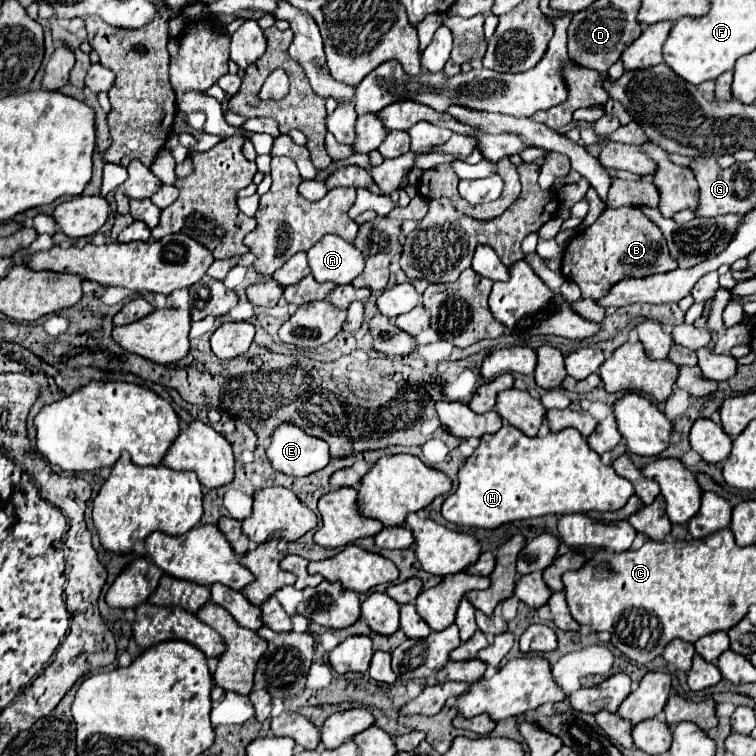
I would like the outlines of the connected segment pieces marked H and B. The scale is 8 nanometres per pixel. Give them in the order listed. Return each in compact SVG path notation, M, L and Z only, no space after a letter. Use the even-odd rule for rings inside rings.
M503 425L493 435L483 435L475 453L467 459L459 471L459 487L443 503L443 517L455 525L497 529L511 521L541 517L541 515L565 515L587 511L617 511L635 493L633 485L619 477L611 465L603 465L601 457L589 449L587 441L577 429L565 429L559 433L547 433L545 437L527 437L519 429Z
M637 207L605 209L591 227L573 235L565 247L561 265L565 279L575 281L581 289L581 297L591 297L593 301L603 297L617 281L625 277L647 277L673 269L675 263L667 251L663 233Z

